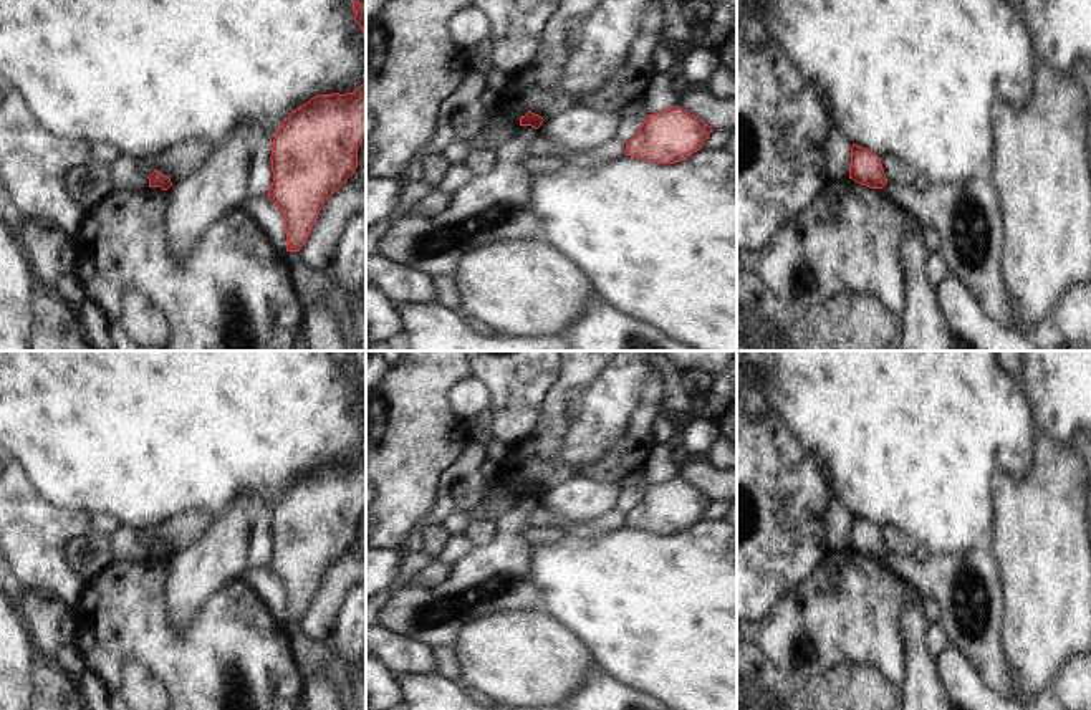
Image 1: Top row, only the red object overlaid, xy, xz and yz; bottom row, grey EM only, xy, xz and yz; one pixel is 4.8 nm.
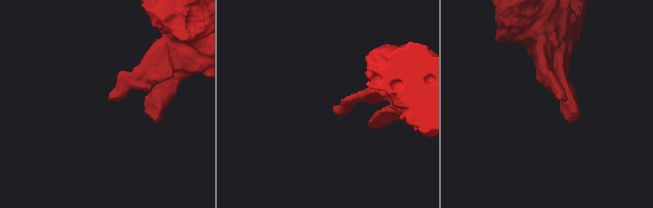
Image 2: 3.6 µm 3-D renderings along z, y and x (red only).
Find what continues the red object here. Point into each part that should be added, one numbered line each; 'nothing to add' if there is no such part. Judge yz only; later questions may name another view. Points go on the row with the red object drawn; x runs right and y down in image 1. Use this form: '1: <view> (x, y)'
nothing to add

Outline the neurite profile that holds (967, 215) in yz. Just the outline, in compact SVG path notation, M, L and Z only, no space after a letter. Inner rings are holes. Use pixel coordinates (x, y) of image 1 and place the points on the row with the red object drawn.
M988 177L955 185L929 185L925 192L919 192L914 185L901 187L887 182L882 190L894 205L912 212L922 227L934 227L939 232L940 255L949 265L949 275L972 293L982 313L1003 328L1015 328L1017 313L1005 290L1005 220Z

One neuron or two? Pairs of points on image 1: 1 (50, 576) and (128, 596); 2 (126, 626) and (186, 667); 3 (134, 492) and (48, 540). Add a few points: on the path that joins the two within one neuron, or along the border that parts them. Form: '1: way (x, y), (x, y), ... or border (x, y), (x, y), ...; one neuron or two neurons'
1: border (86, 583), (81, 598), (72, 608); two neurons
2: way (141, 634), (171, 654); one neuron
3: border (60, 508), (108, 513), (121, 525); two neurons

